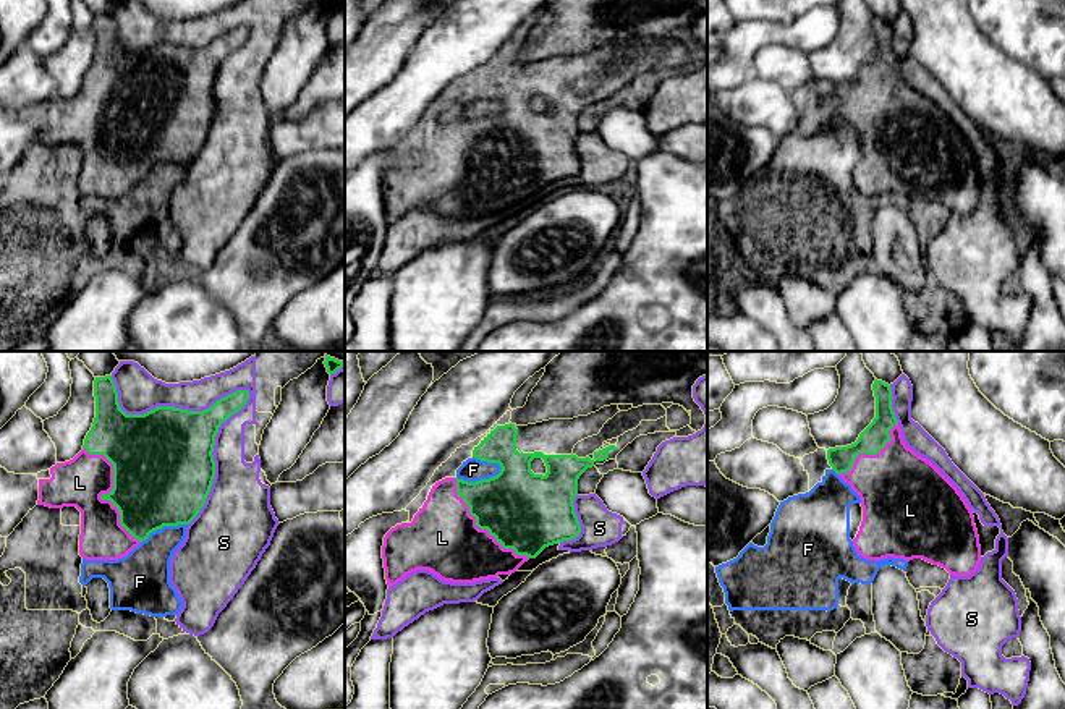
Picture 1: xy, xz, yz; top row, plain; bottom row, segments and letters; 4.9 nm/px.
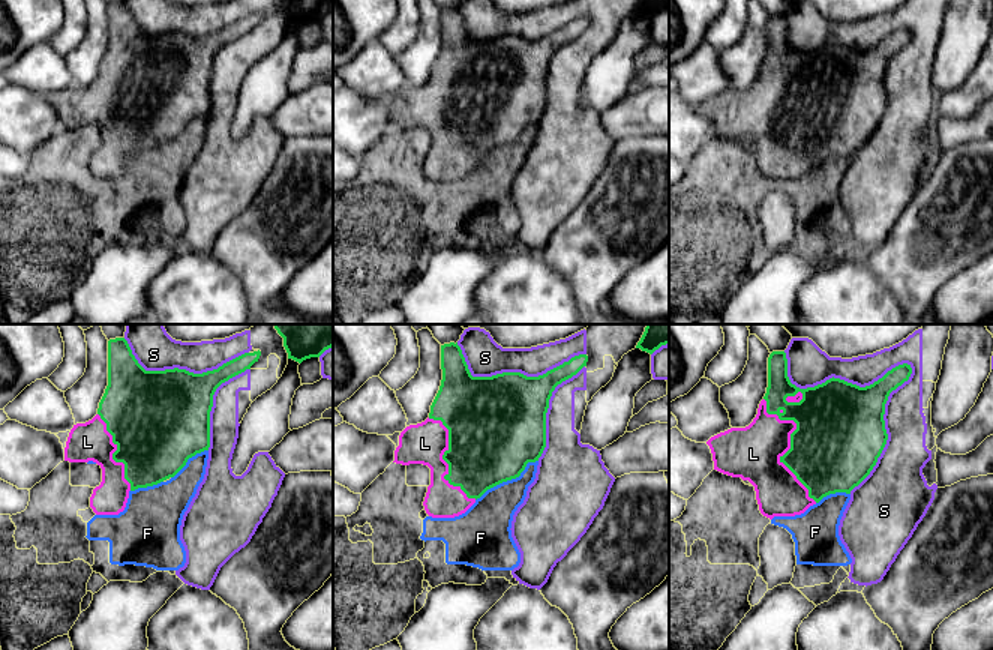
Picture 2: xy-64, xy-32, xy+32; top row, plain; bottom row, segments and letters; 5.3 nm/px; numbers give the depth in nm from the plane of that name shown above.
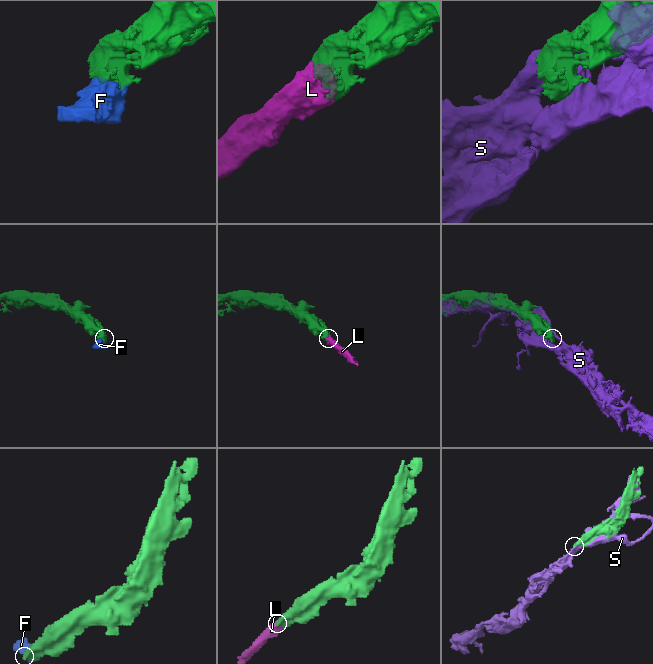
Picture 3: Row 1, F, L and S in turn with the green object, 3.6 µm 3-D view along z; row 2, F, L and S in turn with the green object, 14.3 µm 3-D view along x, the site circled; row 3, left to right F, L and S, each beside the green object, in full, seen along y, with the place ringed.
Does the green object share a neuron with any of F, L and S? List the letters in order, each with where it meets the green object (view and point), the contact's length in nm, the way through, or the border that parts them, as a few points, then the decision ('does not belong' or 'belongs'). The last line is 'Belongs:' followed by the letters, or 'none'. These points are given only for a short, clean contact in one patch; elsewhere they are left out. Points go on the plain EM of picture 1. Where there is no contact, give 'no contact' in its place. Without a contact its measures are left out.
F: xz (481, 117) | 240 nm | does not belong
L: xy (106, 131) | 550 nm | belongs
S: xy (237, 28) | 850 nm | does not belong
Belongs: L

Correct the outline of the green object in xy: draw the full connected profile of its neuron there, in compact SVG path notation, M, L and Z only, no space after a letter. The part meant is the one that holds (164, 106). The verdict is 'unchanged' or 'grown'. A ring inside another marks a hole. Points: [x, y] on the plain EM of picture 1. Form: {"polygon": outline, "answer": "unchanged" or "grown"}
{"polygon": "M112 13L95 15L95 55L83 87L70 99L50 105L50 117L39 117L37 142L76 144L81 149L79 193L86 197L118 197L163 163L189 162L206 141L215 115L214 83L219 65L248 39L248 28L236 28L204 49L157 44L144 52L126 52L118 40Z", "answer": "grown"}

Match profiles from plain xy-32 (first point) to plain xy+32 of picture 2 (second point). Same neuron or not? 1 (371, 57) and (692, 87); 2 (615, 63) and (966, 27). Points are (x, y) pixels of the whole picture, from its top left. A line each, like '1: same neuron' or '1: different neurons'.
1: same neuron
2: same neuron

